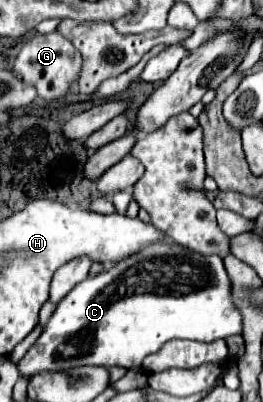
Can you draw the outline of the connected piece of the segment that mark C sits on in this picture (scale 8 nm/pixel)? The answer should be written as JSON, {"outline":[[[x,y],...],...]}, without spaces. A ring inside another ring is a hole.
{"outline":[[[149,243],[137,253],[123,257],[119,263],[101,271],[95,277],[87,277],[75,285],[57,305],[55,313],[47,321],[37,343],[17,363],[19,377],[33,377],[43,371],[67,371],[83,365],[99,367],[123,367],[139,369],[141,361],[157,353],[171,339],[193,339],[193,341],[215,341],[231,335],[241,335],[243,317],[231,297],[231,281],[223,267],[221,257],[201,255],[185,249],[177,243]]]}

